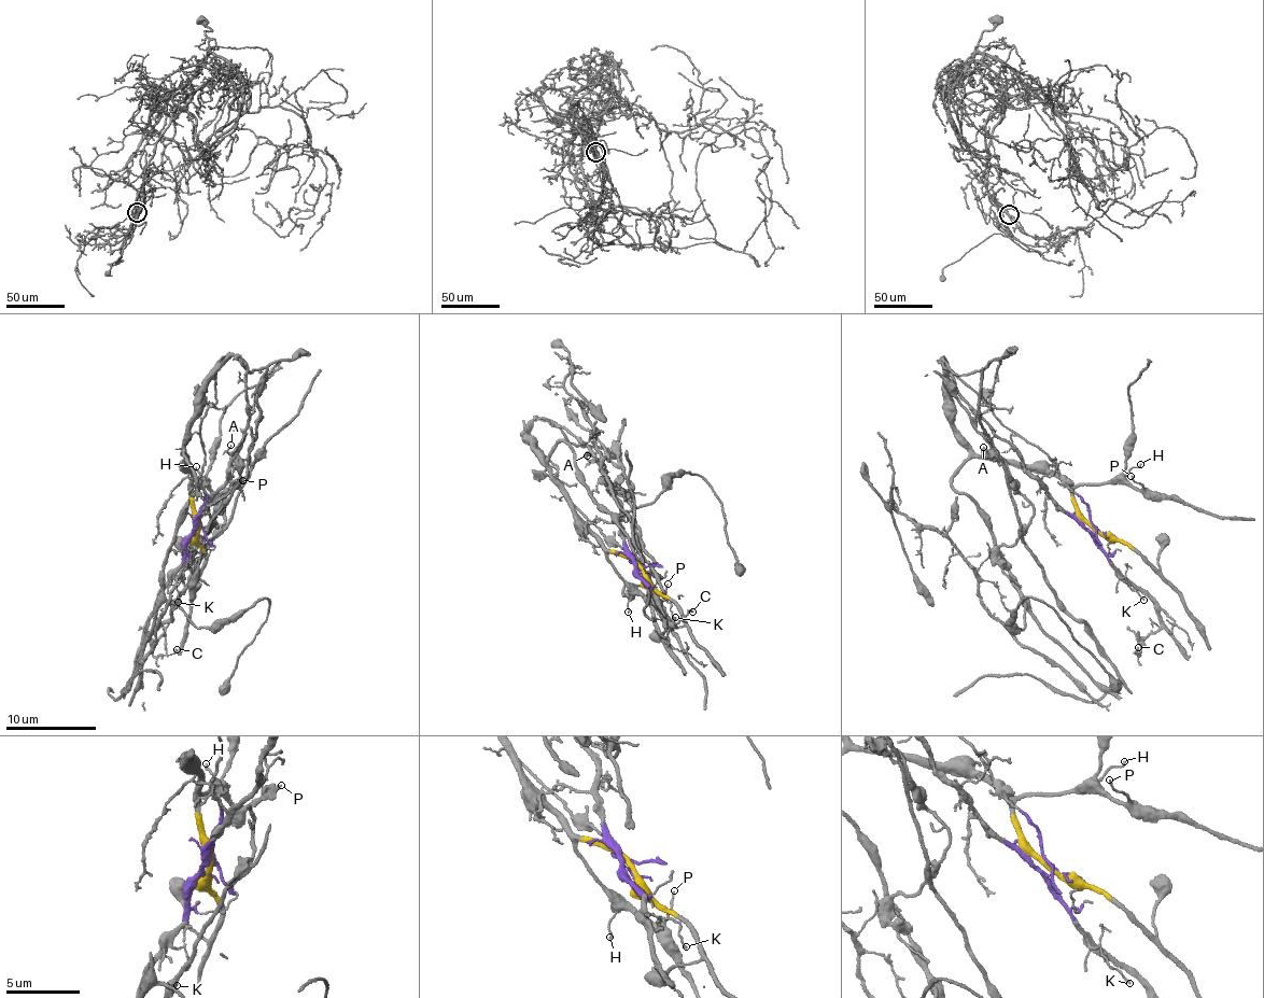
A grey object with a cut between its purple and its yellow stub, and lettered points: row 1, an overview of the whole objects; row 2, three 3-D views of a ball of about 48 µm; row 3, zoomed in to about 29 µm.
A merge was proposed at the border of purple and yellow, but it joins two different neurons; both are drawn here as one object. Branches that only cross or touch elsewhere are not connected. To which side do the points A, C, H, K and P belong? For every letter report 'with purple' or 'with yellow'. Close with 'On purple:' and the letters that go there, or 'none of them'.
A: with purple
C: with purple
H: with yellow
K: with purple
P: with yellow
On purple: A, C, K

